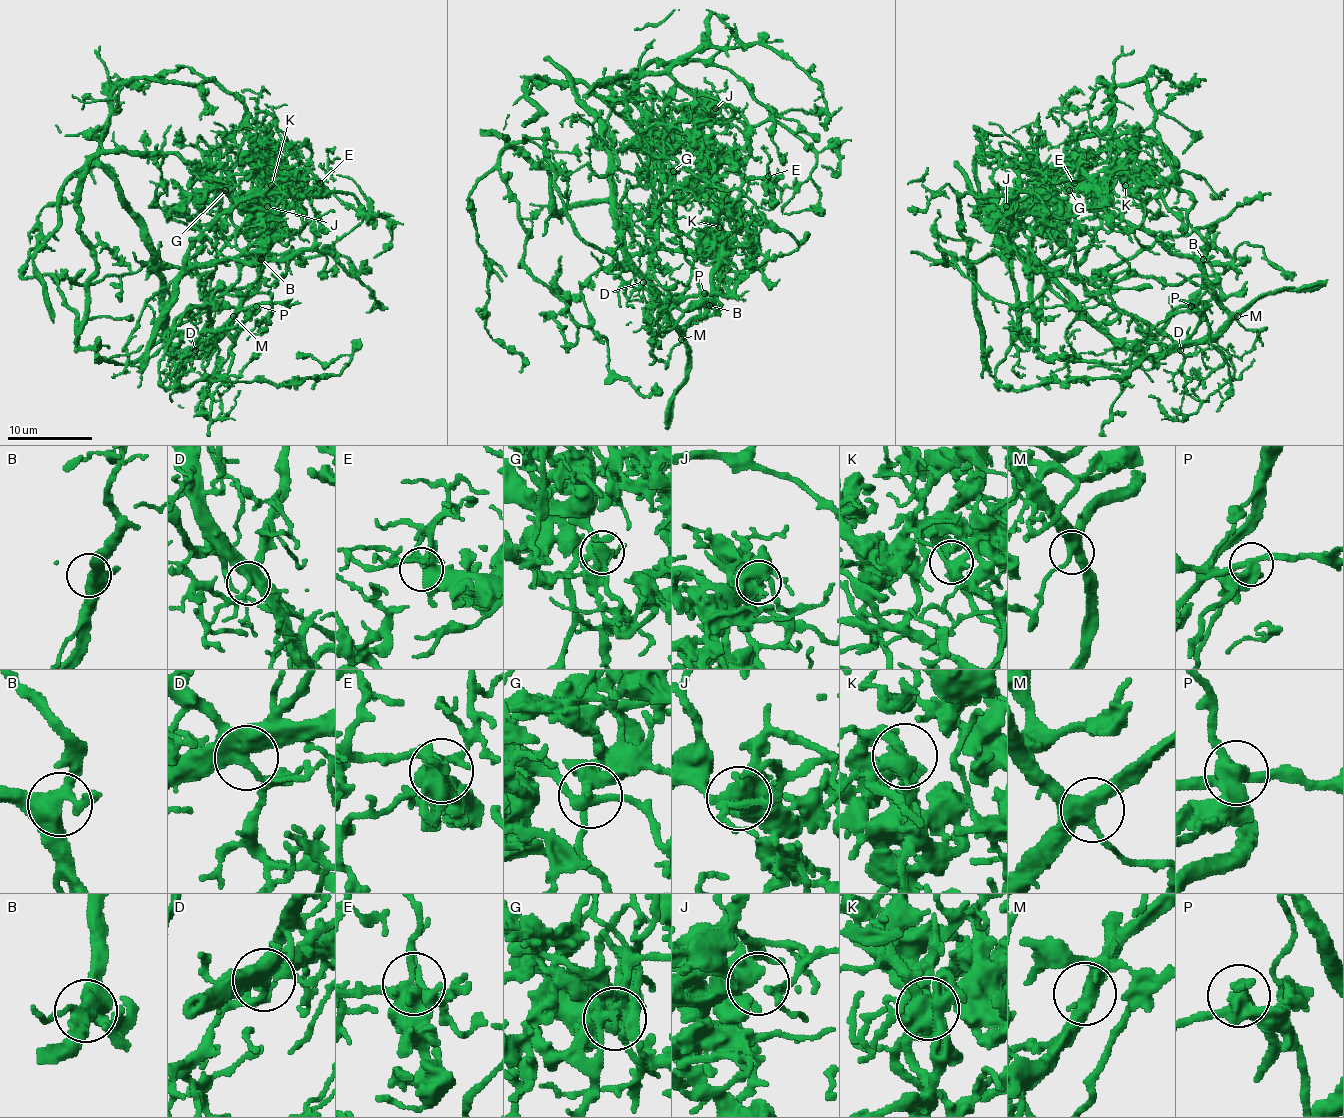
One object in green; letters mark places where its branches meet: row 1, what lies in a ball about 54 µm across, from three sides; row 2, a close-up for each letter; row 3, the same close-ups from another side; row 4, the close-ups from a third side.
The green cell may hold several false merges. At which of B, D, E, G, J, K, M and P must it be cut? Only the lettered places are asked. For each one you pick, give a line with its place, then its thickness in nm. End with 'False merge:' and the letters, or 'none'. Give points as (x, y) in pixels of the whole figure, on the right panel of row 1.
G: (1069, 190) | 400 nm
P: (1191, 306) | 440 nm
False merge: G, P

